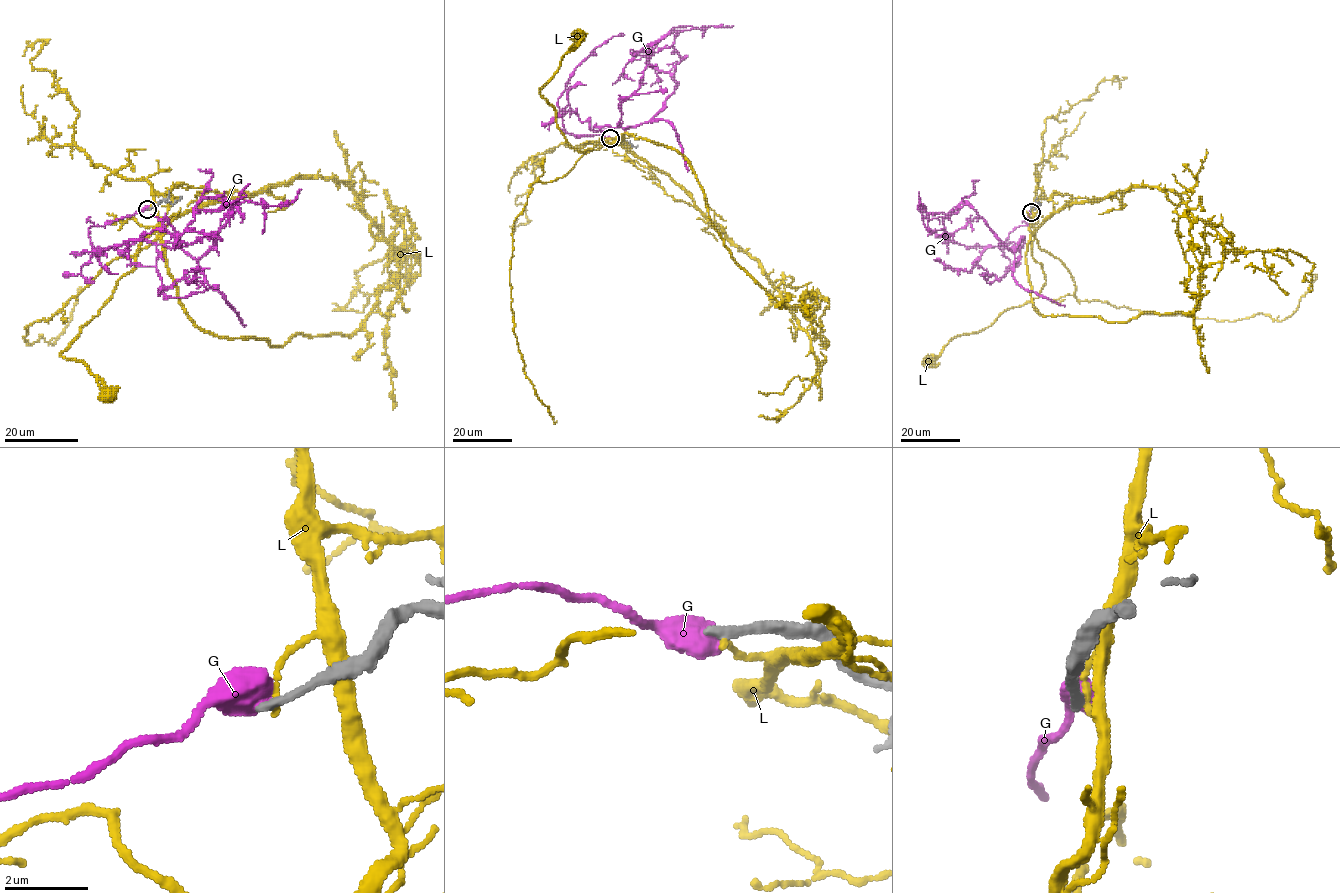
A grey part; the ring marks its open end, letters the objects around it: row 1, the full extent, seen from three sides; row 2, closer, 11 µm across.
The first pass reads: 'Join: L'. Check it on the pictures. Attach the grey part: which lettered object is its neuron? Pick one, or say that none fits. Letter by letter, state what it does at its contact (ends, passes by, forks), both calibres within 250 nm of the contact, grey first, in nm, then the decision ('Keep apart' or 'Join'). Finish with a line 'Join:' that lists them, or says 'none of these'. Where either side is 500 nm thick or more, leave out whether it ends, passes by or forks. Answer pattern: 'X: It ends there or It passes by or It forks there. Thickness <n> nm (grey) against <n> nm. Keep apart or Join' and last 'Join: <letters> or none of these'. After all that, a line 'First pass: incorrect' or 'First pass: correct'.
G: Thickness 240 nm (grey) against 700 nm. Keep apart
L: It ends there. Thickness 240 nm (grey) against 120 nm. Keep apart
Join: none of these
First pass: incorrect

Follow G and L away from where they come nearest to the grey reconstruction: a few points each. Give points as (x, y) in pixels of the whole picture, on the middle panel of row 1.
G: (610, 138), (568, 133), (564, 114), (594, 130), (650, 120), (677, 85), (648, 63), (655, 44), (733, 26)
L: (611, 138), (623, 136), (616, 143), (600, 139), (580, 152), (568, 144), (556, 111), (540, 94), (578, 35)

